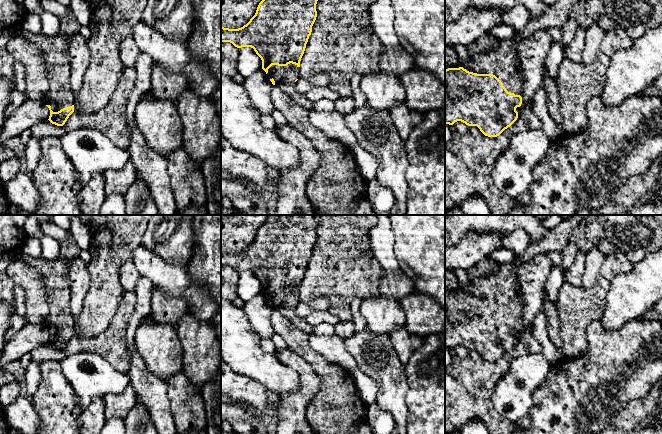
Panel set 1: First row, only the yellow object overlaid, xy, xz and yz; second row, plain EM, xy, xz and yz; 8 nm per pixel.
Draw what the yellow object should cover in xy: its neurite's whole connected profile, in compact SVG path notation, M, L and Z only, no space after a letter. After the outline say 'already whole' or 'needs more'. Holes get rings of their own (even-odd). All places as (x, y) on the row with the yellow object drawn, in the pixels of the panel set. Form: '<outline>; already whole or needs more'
M73 14L60 18L61 30L53 37L19 29L20 36L37 46L45 55L49 90L44 100L50 110L49 121L63 126L74 112L74 94L70 84L70 57L67 39L78 33L80 24Z; needs more

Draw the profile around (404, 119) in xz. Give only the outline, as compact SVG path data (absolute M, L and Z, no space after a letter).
M405 103L392 107L389 113L399 136L404 141L424 117L424 114L409 109Z

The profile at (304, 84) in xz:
M322 72L311 77L299 77L295 83L295 89L298 93L306 94L315 87L327 86L329 82L329 75L326 72Z

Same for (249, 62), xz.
M251 47L238 48L237 73L248 78L262 68L262 60Z

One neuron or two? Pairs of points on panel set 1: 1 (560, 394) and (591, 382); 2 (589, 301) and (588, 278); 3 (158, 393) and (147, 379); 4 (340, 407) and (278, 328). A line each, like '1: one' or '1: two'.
1: one
2: two
3: one
4: one

